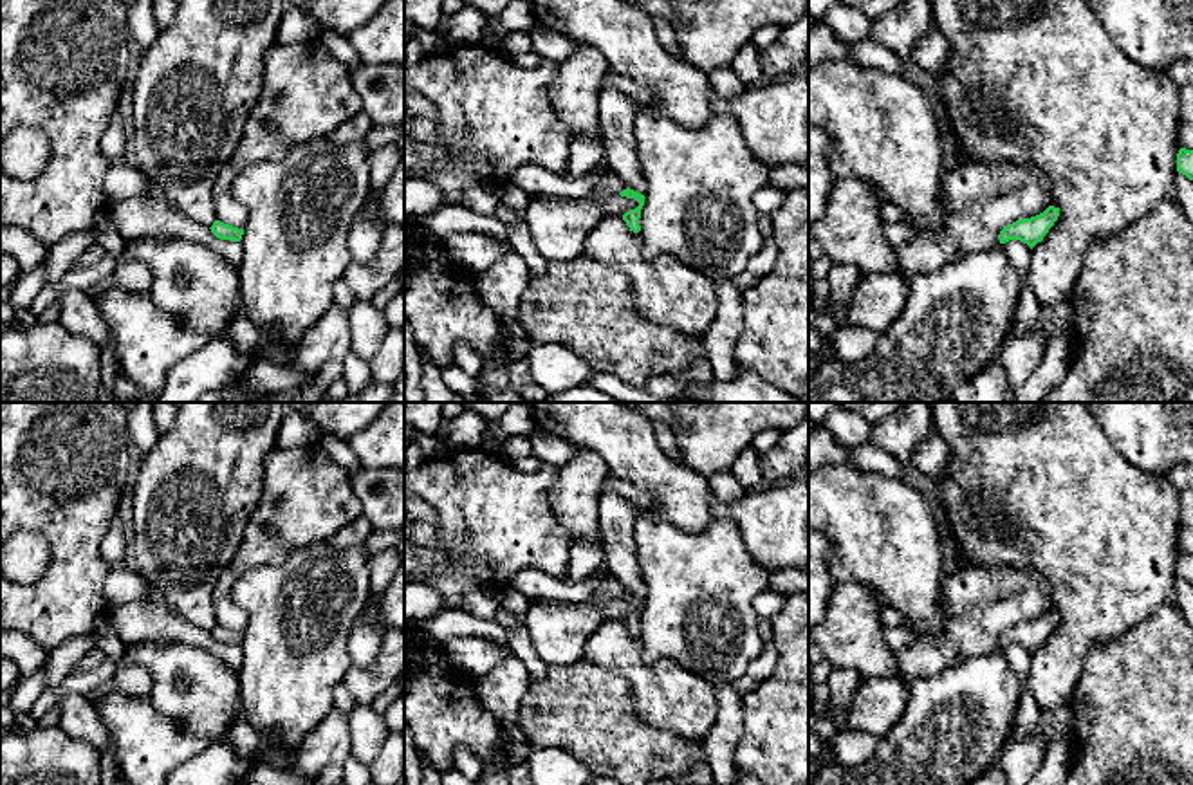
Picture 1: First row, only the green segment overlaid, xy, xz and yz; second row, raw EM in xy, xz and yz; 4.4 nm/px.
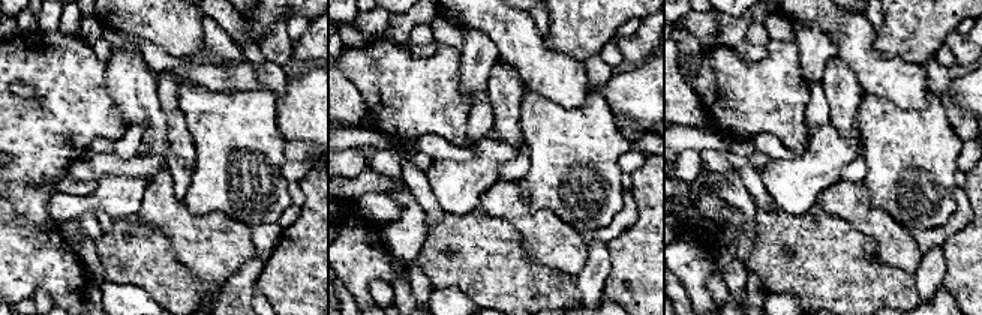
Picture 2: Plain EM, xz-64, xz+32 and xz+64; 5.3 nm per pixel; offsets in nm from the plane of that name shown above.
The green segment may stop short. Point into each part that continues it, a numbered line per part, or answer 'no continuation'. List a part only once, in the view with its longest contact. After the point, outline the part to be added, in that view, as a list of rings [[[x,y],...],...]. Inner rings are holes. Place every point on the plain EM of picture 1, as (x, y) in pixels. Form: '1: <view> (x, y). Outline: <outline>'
no continuation

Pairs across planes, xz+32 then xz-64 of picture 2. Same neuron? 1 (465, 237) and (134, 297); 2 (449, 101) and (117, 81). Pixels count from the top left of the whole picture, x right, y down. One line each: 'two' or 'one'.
1: two
2: two

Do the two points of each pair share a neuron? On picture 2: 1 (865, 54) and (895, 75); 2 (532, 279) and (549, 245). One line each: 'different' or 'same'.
1: same
2: different

